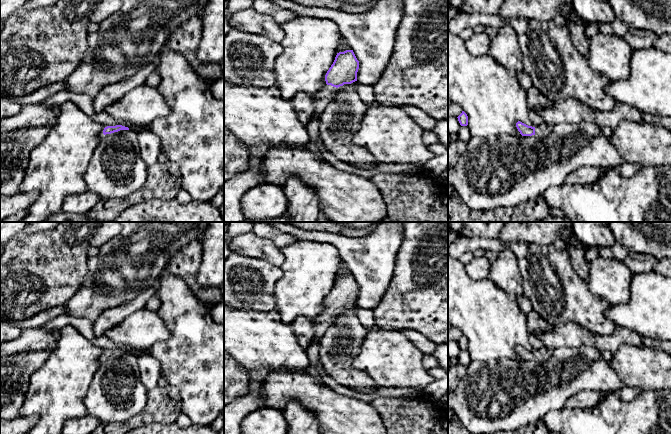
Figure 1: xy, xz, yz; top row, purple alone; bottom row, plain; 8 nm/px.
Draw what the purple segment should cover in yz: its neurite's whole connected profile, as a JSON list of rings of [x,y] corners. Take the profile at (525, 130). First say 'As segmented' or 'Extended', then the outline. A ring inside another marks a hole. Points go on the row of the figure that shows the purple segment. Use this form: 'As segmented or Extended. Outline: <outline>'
Extended. Outline: [[[518,121],[516,127],[522,136],[536,135],[539,138],[548,137],[553,131],[553,126],[545,122],[540,126],[532,127]]]

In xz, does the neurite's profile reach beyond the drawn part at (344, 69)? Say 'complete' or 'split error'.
split error

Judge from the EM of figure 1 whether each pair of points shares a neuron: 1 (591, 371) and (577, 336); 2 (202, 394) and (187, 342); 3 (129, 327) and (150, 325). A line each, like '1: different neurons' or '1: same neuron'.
1: different neurons
2: same neuron
3: same neuron

